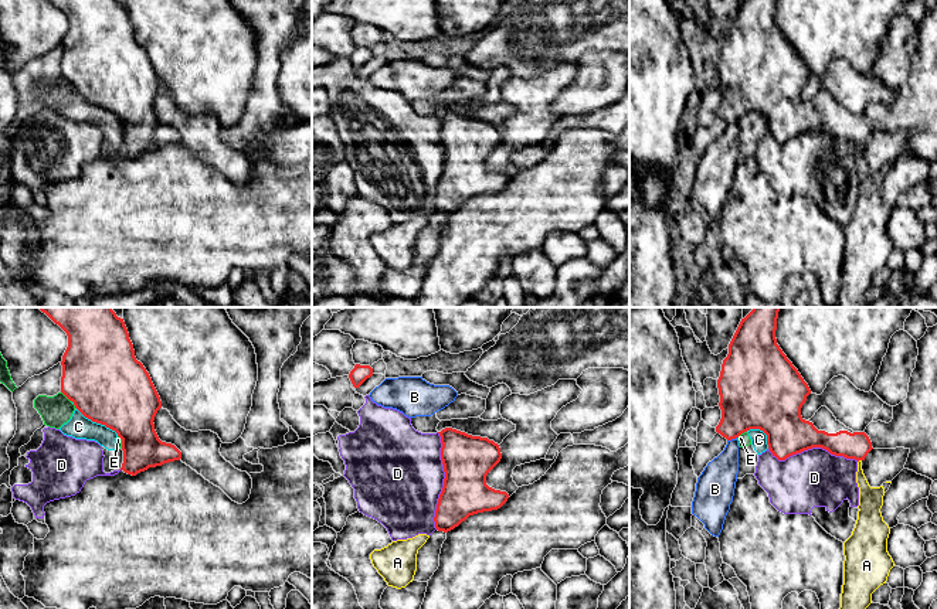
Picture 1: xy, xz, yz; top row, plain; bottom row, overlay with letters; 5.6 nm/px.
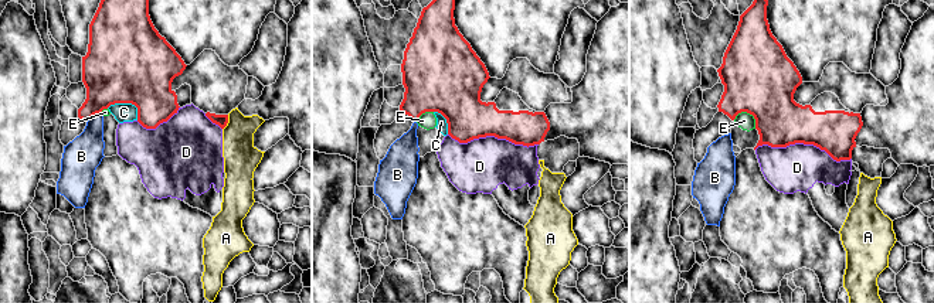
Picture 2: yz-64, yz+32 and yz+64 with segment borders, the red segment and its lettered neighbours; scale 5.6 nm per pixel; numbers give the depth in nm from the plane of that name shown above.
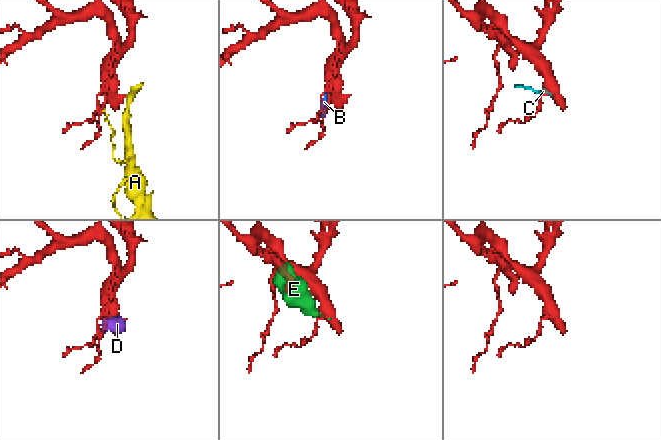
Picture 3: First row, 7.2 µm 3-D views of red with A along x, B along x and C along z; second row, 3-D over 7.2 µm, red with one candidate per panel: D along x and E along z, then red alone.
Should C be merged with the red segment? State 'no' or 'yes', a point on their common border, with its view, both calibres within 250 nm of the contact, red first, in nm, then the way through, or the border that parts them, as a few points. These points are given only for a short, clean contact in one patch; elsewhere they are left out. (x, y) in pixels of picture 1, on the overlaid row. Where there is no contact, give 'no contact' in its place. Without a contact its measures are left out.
no; meets red in xy at (97, 422); 440 nm thick on the red side, 140 nm on the other

